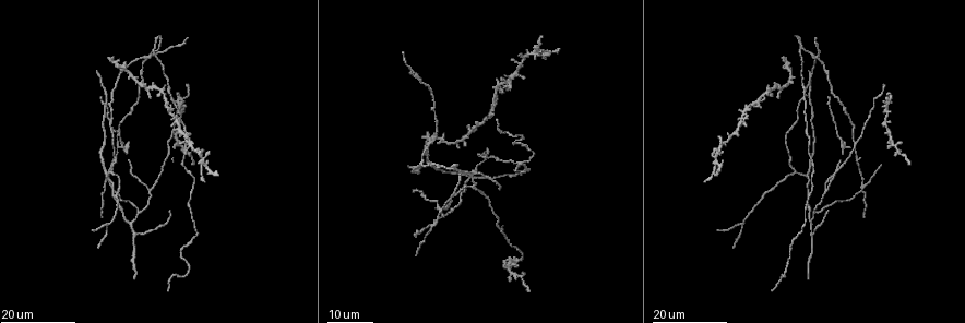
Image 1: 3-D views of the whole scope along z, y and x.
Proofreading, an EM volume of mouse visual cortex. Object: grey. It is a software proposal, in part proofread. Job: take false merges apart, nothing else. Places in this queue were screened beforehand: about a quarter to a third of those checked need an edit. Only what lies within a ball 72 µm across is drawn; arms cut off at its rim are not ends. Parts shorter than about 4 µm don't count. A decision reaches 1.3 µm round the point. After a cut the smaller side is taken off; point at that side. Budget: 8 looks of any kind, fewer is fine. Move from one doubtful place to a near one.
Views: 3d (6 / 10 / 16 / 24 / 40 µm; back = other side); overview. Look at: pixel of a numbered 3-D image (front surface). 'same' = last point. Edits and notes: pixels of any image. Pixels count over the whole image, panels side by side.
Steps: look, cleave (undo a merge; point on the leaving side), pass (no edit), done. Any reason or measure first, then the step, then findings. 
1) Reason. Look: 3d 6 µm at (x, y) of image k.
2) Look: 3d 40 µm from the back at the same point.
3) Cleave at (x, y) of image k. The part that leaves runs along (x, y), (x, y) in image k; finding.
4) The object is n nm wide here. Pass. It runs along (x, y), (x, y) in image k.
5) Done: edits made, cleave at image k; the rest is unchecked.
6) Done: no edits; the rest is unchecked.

Arms part here. Look: 3d 16 µm at (458, 170) of image 1.

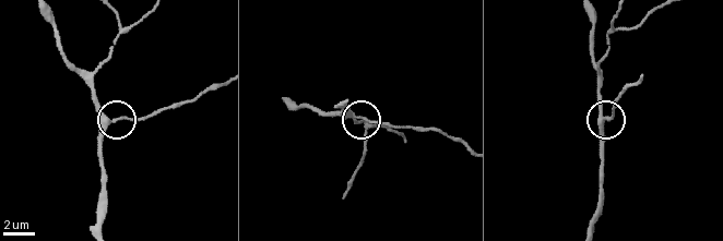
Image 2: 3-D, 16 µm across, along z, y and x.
Closer look. Look: 3d 10 µm at (356, 116) of image 2.

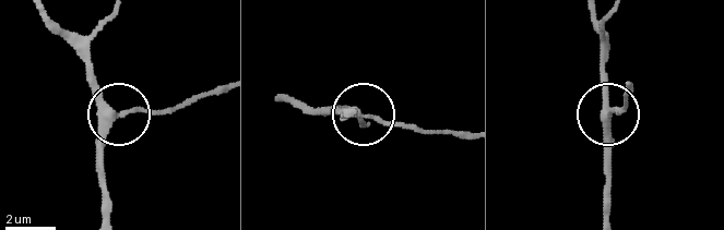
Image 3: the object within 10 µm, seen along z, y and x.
Pass. It runs along (40, 15), (72, 47), (114, 116), (104, 176) in image 3; all the same cell.

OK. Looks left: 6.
A fork. Look: 3d 24 µm at (424, 149) of image 1.

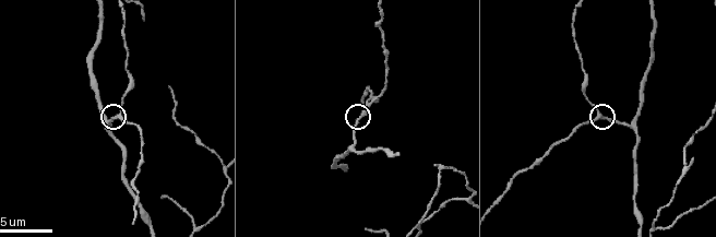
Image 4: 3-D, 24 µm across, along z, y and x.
Look: 3d 10 µm at (120, 117) of image 4.

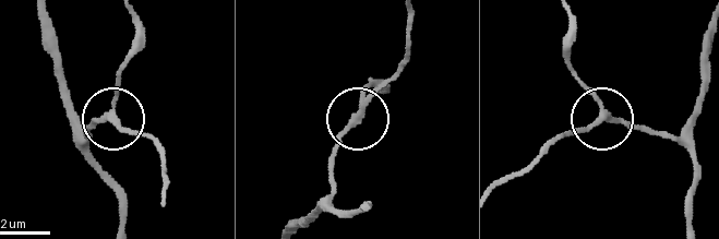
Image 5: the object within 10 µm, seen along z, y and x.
Pass. It runs along (129, 14), (136, 45), (122, 70), (111, 118), (159, 150) in image 5; all the same cell.

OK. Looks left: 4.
Branch point. Look: 3d 10 µm at (439, 170) of image 4.

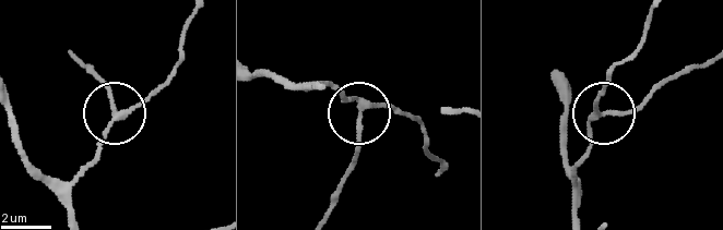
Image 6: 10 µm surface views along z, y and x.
3 arms meet here. Pass. It runs along (563, 105), (577, 180), (596, 118), (633, 109), (656, 88) in image 6; one cell here.

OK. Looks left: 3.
Three-way junction. Look: 3d 6 µm at (687, 166) of image 4.

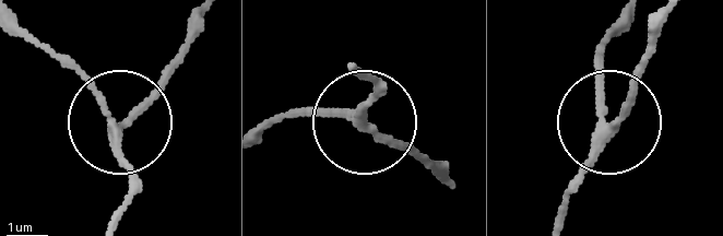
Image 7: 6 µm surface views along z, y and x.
3 arms meet here. Pass. It runs along (353, 67), (377, 92), (364, 116), (297, 113) in image 7; continuous, no second cell.

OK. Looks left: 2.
Done: no edits; the rest is unchecked.

